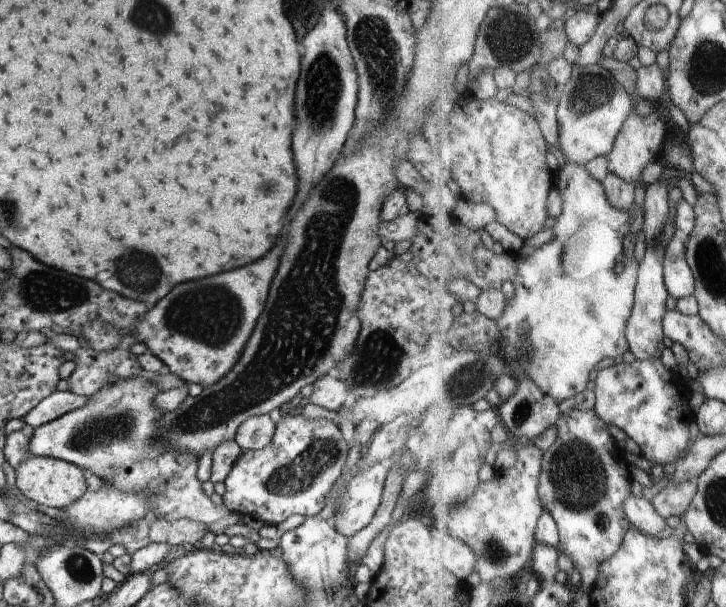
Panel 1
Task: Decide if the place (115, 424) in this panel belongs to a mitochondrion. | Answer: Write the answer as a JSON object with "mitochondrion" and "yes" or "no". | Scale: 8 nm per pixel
{"mitochondrion":"yes"}

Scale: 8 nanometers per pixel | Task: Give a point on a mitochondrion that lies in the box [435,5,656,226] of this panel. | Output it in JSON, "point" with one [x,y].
{"point":[510,37]}

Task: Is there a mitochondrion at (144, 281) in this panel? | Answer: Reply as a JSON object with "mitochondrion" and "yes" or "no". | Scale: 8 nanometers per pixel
{"mitochondrion":"yes"}

